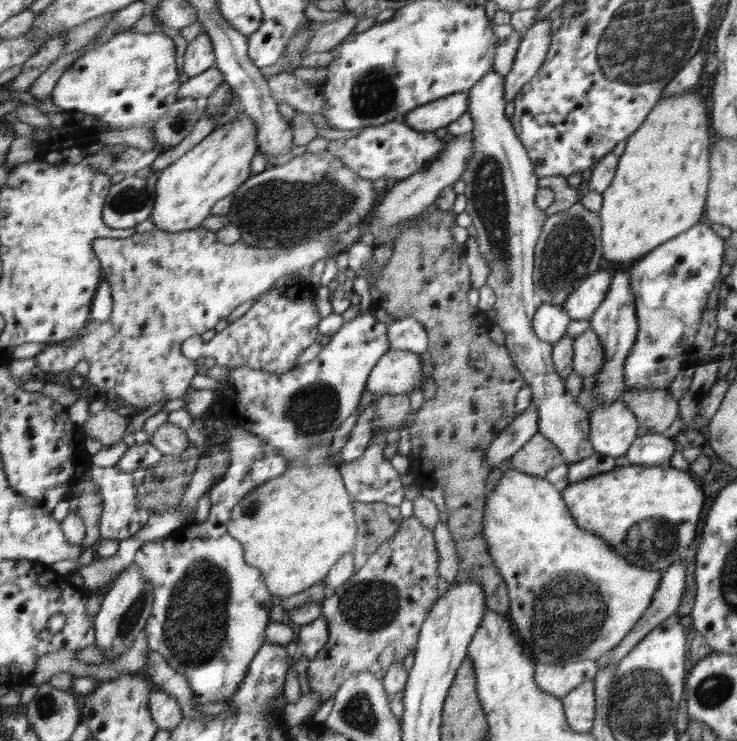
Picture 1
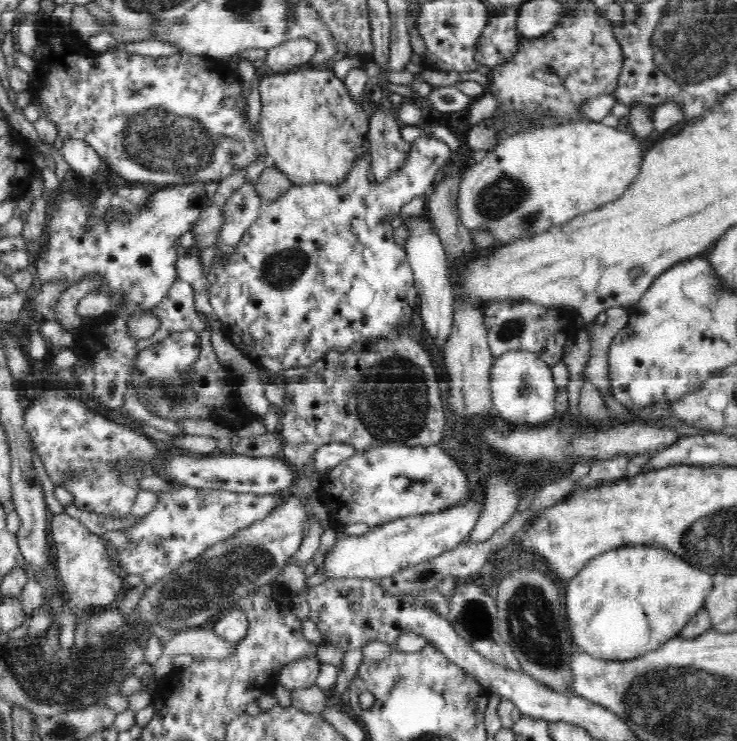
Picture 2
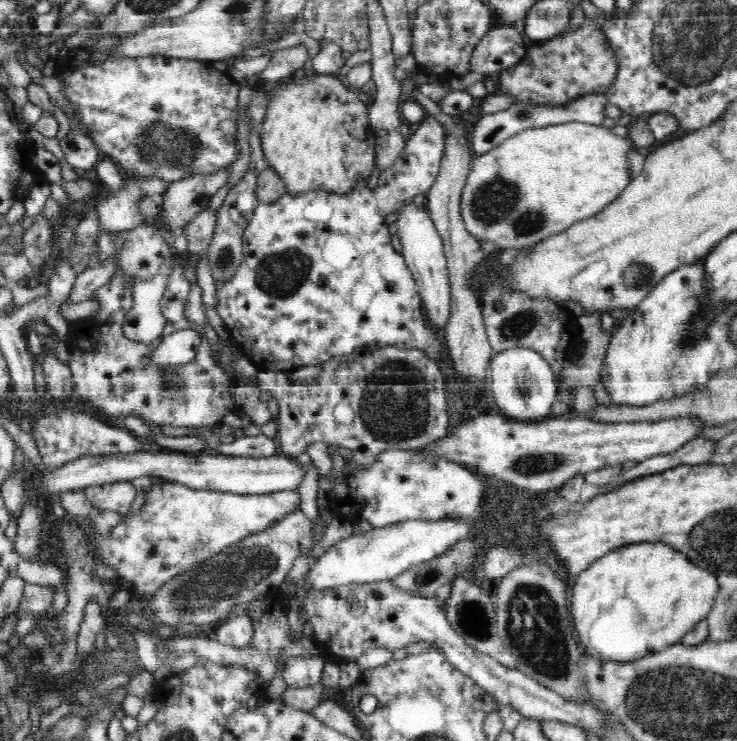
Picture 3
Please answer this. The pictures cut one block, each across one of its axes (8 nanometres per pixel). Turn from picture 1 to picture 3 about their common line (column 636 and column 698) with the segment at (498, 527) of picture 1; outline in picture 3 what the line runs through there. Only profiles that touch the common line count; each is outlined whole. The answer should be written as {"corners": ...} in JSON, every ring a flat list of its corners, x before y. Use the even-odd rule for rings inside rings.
{"corners":[[641,542,624,545,597,558,586,570,577,575,574,587,570,588,572,591,571,619,573,620,573,630,576,632,580,646,584,646,586,655,597,659,602,658,605,661,616,660,619,663,629,663,641,659,643,656,665,650,666,647,673,646,673,644,680,643,682,636,688,634,702,619,707,618,710,609,713,607,714,596,718,594,718,588,720,588,718,580,716,580,717,575,698,568,696,564,690,562,689,558,678,554,676,550,672,545,663,542]]}

